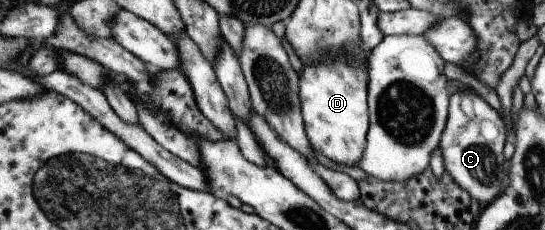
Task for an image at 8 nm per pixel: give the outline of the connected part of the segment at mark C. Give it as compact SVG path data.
M459 91L451 96L450 115L440 142L445 167L455 183L471 192L471 197L479 199L484 206L503 195L511 183L510 164L503 155L507 134L499 111L495 111L479 95L473 91Z

